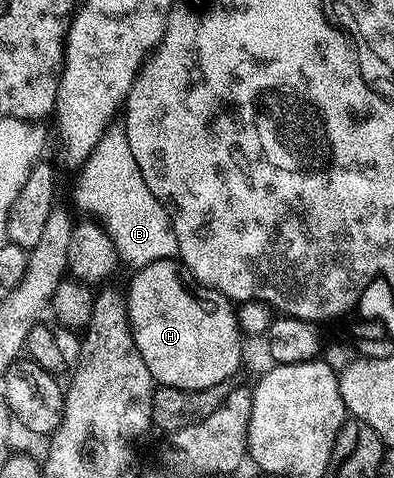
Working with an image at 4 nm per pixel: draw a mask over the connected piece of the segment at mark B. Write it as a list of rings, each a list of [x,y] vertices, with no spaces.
[[[108,131],[83,165],[83,174],[75,188],[74,207],[90,214],[110,233],[124,265],[144,268],[158,260],[169,260],[179,255],[177,234],[173,234],[171,219],[163,203],[145,186],[137,158],[129,150],[126,131]]]

